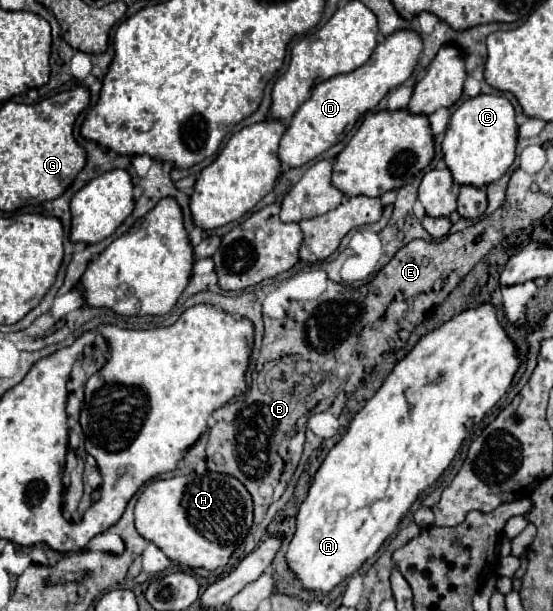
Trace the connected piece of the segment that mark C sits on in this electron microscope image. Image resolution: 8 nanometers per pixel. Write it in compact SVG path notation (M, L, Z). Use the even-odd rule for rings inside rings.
M476 95L466 99L452 115L442 141L442 153L452 177L460 185L486 187L500 179L516 157L518 125L516 111L504 95Z

